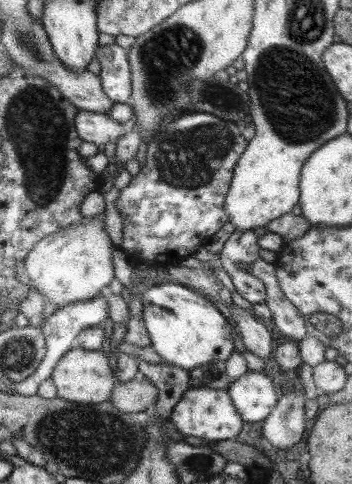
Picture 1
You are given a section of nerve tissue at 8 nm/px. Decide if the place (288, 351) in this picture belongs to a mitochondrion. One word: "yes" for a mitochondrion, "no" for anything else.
no

